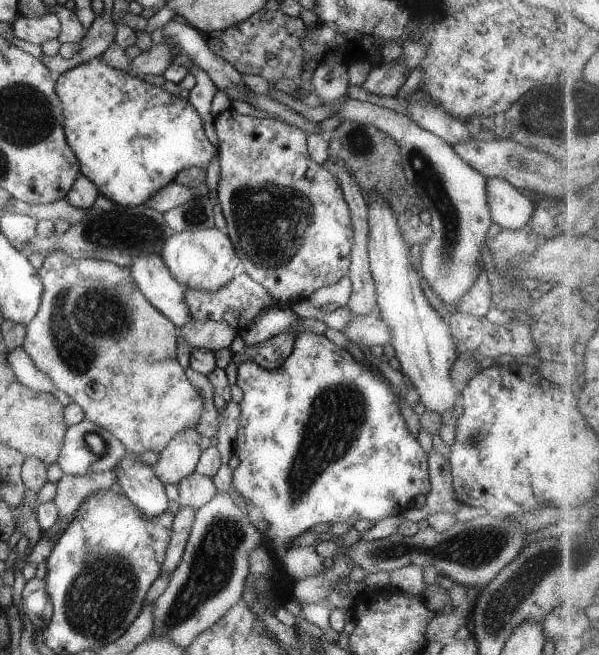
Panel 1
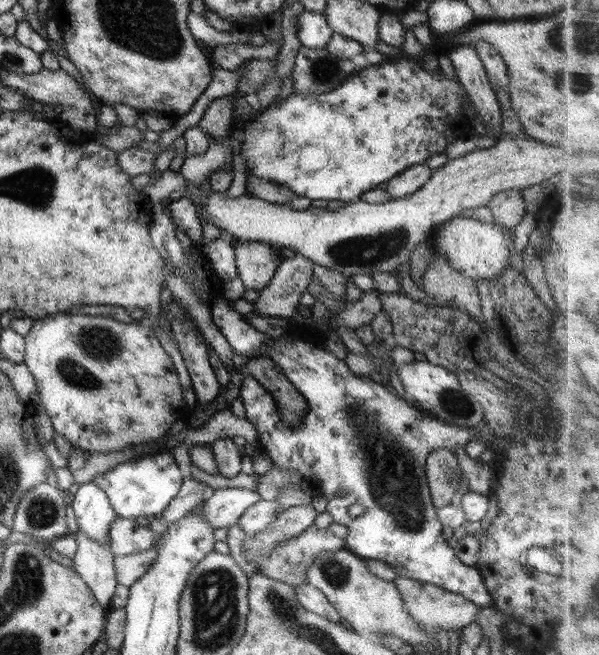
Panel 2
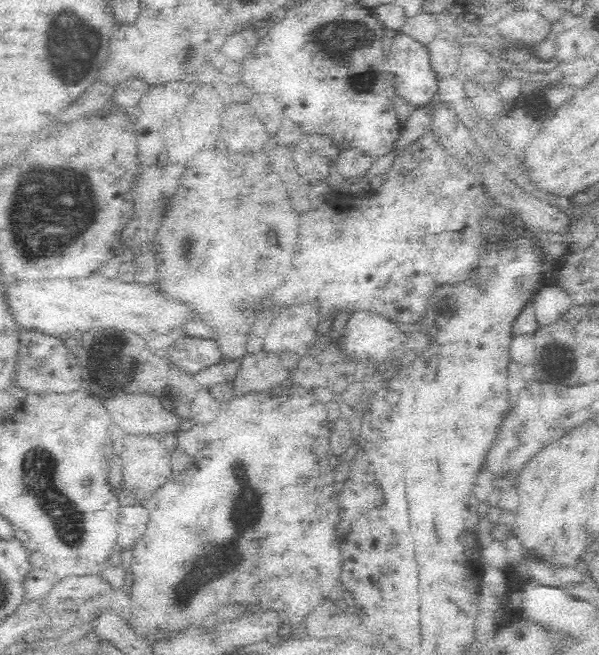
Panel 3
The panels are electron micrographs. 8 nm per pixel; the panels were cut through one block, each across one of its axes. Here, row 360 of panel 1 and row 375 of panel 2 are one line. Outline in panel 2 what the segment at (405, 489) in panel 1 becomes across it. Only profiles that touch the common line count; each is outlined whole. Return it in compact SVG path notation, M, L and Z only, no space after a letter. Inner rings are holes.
M223 296L216 297L211 302L209 311L213 322L231 344L234 353L252 354L254 350L259 350L263 344L267 344L269 350L264 351L263 355L269 356L277 367L281 368L308 403L308 410L302 417L301 423L292 426L283 421L274 396L258 382L257 378L254 378L254 375L247 374L239 388L239 396L246 409L245 418L254 424L260 436L260 451L270 456L273 466L277 466L280 470L297 472L303 477L318 478L316 492L327 498L326 512L335 522L344 524L349 530L345 538L345 548L359 557L386 562L398 576L435 584L454 594L464 596L476 606L490 607L492 597L484 584L483 576L473 566L462 563L455 555L454 549L442 537L443 524L437 517L438 509L431 499L425 473L426 459L433 450L465 447L477 434L478 429L450 424L424 409L412 406L410 401L400 397L393 388L375 382L368 376L361 377L354 374L350 367L331 351L314 342L302 341L300 335L288 333L278 338L270 337L257 330L248 319L232 307L231 301ZM338 490L346 490L346 495L338 497L335 493ZM352 504L364 506L364 513L350 516L348 508Z

